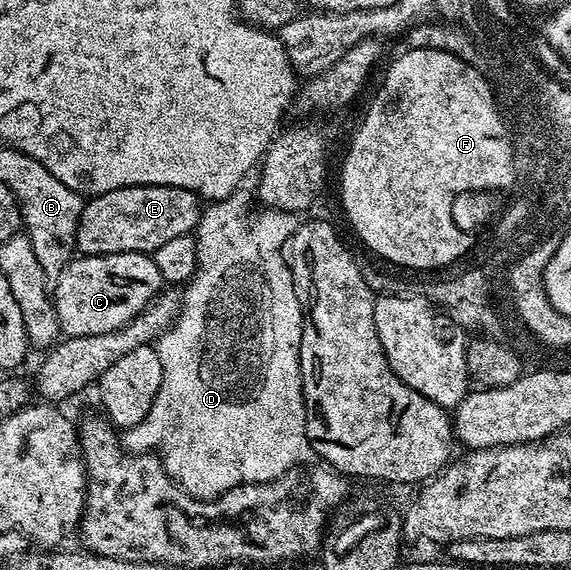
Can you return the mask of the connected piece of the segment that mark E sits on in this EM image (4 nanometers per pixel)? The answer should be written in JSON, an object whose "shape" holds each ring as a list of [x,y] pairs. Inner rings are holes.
{"shape":[[[120,185],[117,189],[105,188],[89,196],[76,227],[76,249],[86,257],[105,257],[115,253],[152,254],[162,243],[178,239],[178,235],[189,235],[200,223],[202,198],[194,191],[173,185]]]}

